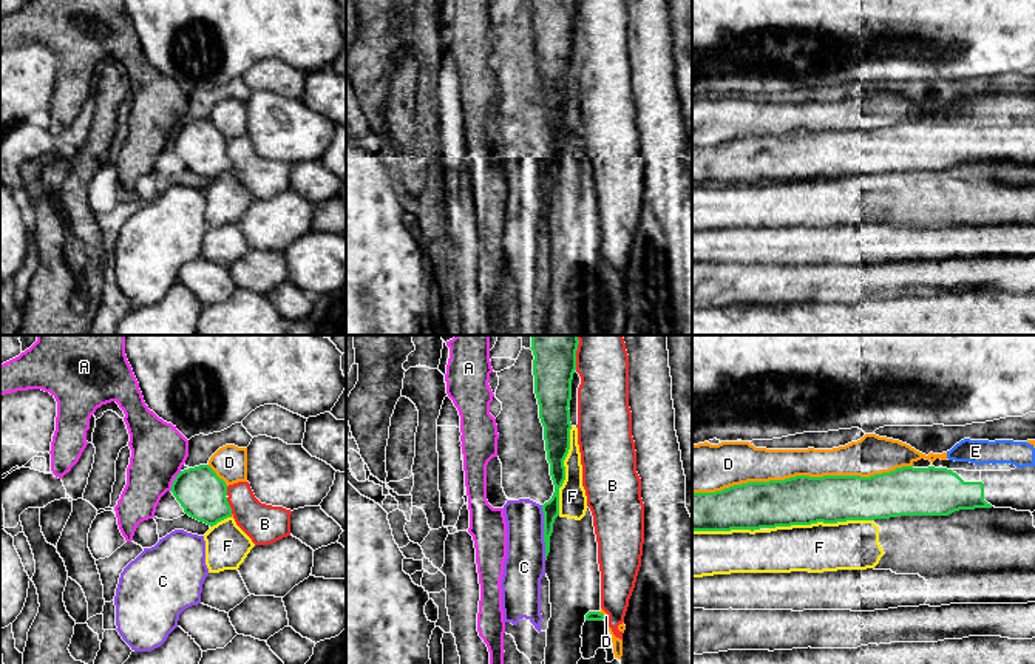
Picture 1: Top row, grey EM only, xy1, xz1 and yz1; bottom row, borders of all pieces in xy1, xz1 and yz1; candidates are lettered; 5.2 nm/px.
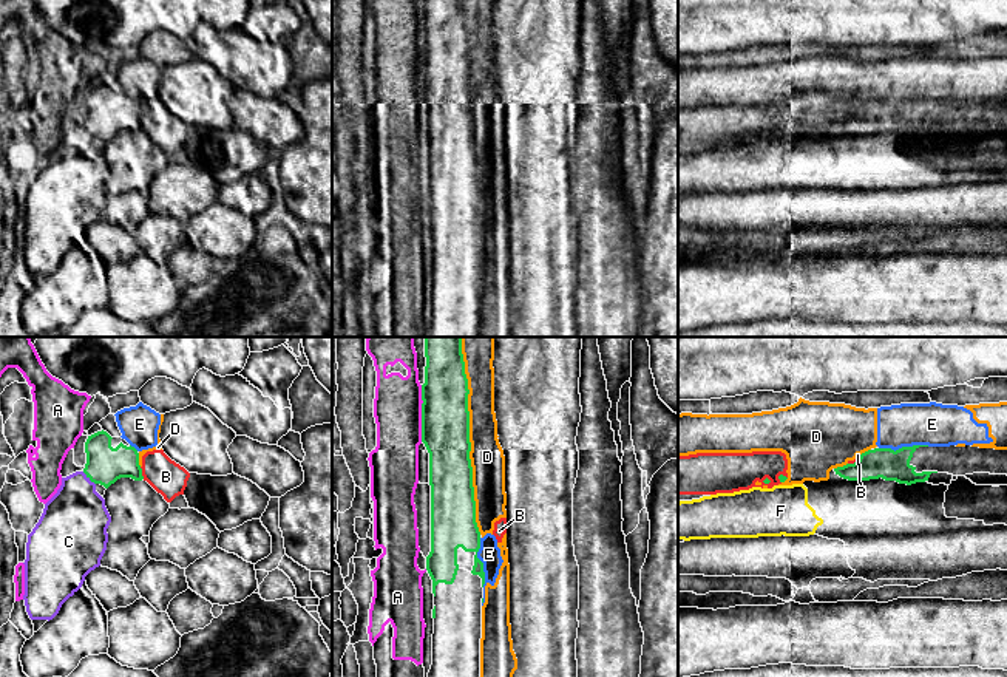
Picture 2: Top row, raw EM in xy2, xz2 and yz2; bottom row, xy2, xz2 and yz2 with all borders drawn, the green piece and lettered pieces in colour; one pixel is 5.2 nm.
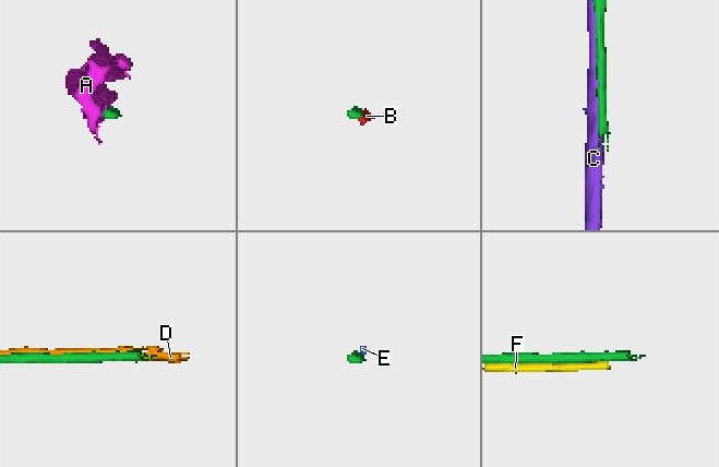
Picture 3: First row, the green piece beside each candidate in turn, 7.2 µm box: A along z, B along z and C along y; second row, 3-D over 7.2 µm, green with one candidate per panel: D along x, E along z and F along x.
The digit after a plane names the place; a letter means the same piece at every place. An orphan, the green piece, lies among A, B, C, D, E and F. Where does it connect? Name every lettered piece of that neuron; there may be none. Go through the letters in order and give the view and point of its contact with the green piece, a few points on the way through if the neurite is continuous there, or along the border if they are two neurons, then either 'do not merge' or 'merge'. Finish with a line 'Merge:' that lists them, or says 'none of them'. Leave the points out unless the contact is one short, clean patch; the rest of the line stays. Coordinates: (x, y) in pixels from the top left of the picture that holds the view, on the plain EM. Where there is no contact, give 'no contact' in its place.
A: contact xz2 (422, 67); do not merge
B: contact xy1 (229, 159); do not merge
C: contact xz1 (544, 187); do not merge
D: contact yz1 (802, 130); do not merge
E: contact yz2 (904, 101); border yz2 (929, 99), (902, 99), (895, 104), (879, 102); do not merge
F: contact yz1 (821, 175); do not merge
Merge: none of them

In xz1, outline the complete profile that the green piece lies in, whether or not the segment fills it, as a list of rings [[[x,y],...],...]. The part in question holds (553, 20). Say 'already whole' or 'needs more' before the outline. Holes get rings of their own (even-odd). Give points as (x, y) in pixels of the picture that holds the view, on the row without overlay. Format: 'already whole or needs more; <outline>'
already whole; [[[531,0],[534,48],[555,147],[542,159],[545,215],[550,207],[550,190],[559,170],[559,142],[565,134],[564,114],[570,103],[570,54],[572,34],[576,25],[578,0]]]

